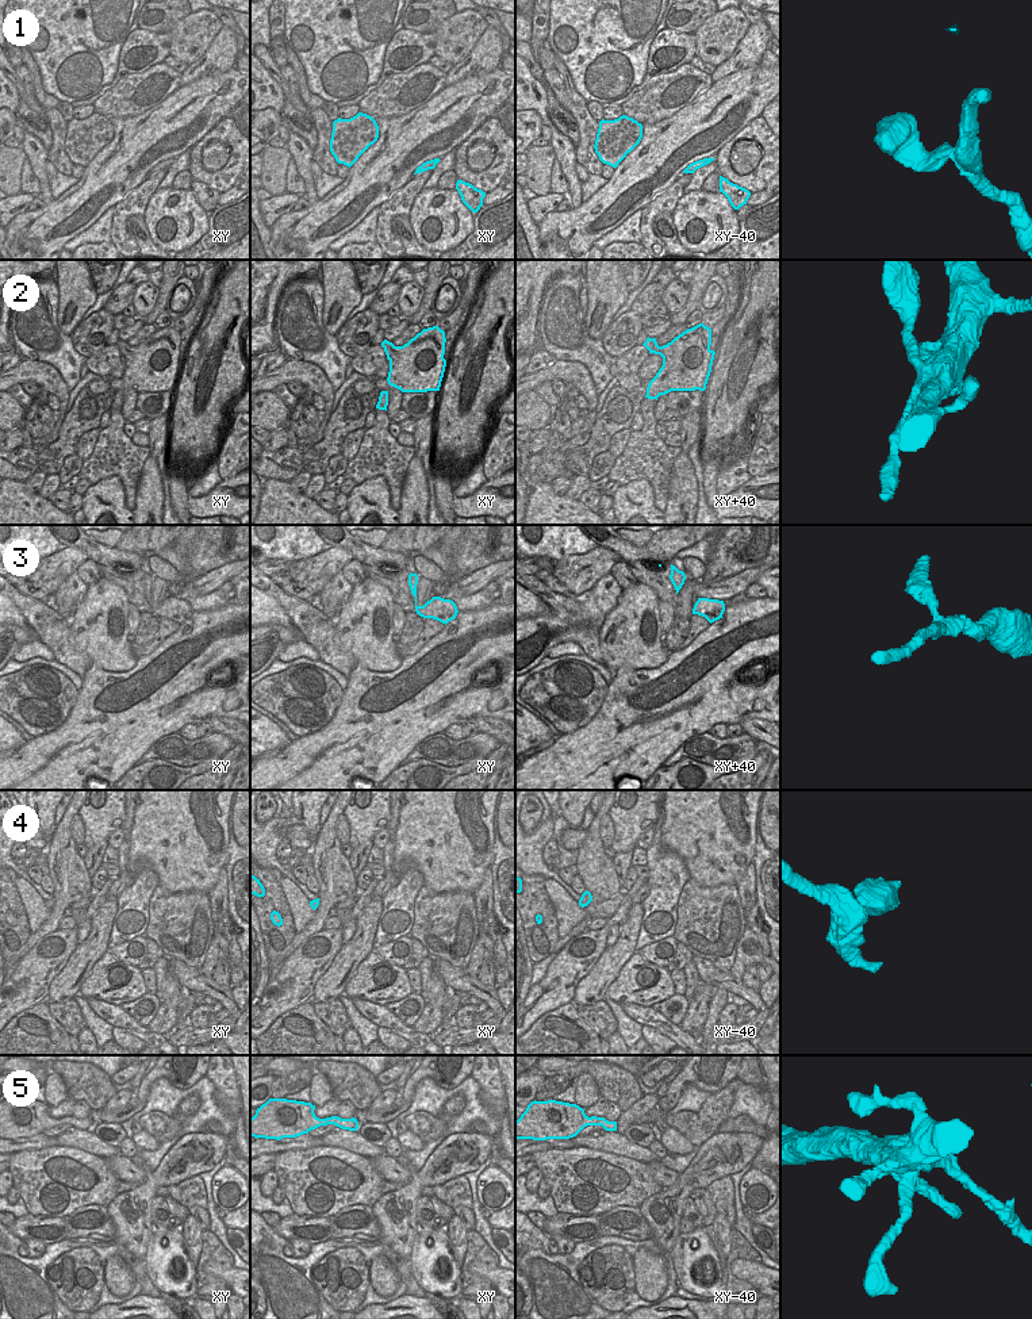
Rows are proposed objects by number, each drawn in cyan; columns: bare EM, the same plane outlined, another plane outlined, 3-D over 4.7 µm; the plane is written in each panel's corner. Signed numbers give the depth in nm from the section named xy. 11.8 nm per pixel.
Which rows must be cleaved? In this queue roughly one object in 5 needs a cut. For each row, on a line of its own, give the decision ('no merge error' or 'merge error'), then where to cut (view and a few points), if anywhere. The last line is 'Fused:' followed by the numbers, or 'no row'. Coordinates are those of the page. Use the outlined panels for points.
1: no merge error; cut none
2: merge error; cut xy+40 (647, 391), (653, 398)
3: no merge error; cut none
4: no merge error; cut none
5: no merge error; cut none
Fused: 2

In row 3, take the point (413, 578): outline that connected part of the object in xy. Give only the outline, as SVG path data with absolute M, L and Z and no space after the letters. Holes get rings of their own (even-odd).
M411 574L408 575L408 586L411 594L415 597L415 611L423 618L433 618L442 624L448 624L449 621L454 620L459 610L453 601L444 599L441 597L433 597L427 601L423 606L417 605L417 584L418 584L418 575Z

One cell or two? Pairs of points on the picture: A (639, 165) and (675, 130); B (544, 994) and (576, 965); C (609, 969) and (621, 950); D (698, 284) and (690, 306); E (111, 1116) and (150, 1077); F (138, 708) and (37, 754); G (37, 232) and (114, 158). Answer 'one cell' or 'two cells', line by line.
A: one cell
B: one cell
C: one cell
D: one cell
E: one cell
F: one cell
G: one cell

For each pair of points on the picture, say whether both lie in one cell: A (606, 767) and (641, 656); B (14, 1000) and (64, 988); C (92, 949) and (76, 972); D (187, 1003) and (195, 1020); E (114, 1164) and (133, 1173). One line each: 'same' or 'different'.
A: different
B: different
C: same
D: different
E: same

